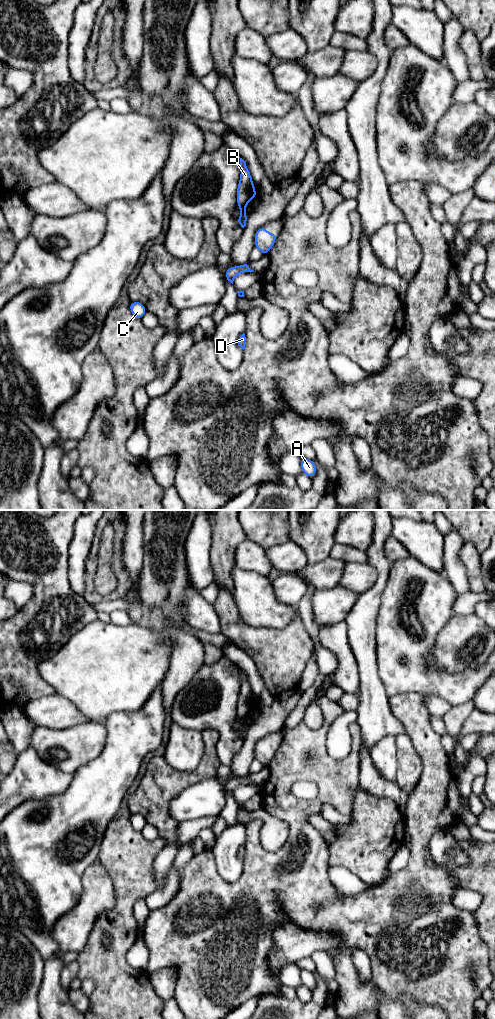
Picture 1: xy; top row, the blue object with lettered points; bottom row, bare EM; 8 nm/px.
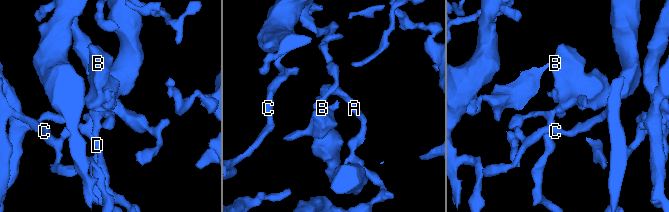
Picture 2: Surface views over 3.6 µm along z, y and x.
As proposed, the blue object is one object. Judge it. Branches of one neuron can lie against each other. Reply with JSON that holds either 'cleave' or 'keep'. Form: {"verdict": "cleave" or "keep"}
{"verdict": "keep"}

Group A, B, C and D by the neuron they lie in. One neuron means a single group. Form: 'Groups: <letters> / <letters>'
Groups: A B C D

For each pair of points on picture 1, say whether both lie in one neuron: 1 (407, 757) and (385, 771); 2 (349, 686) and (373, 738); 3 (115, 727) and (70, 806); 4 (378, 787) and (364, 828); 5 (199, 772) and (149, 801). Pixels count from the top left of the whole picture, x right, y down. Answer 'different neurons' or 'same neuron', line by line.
1: different neurons
2: different neurons
3: same neuron
4: different neurons
5: same neuron

